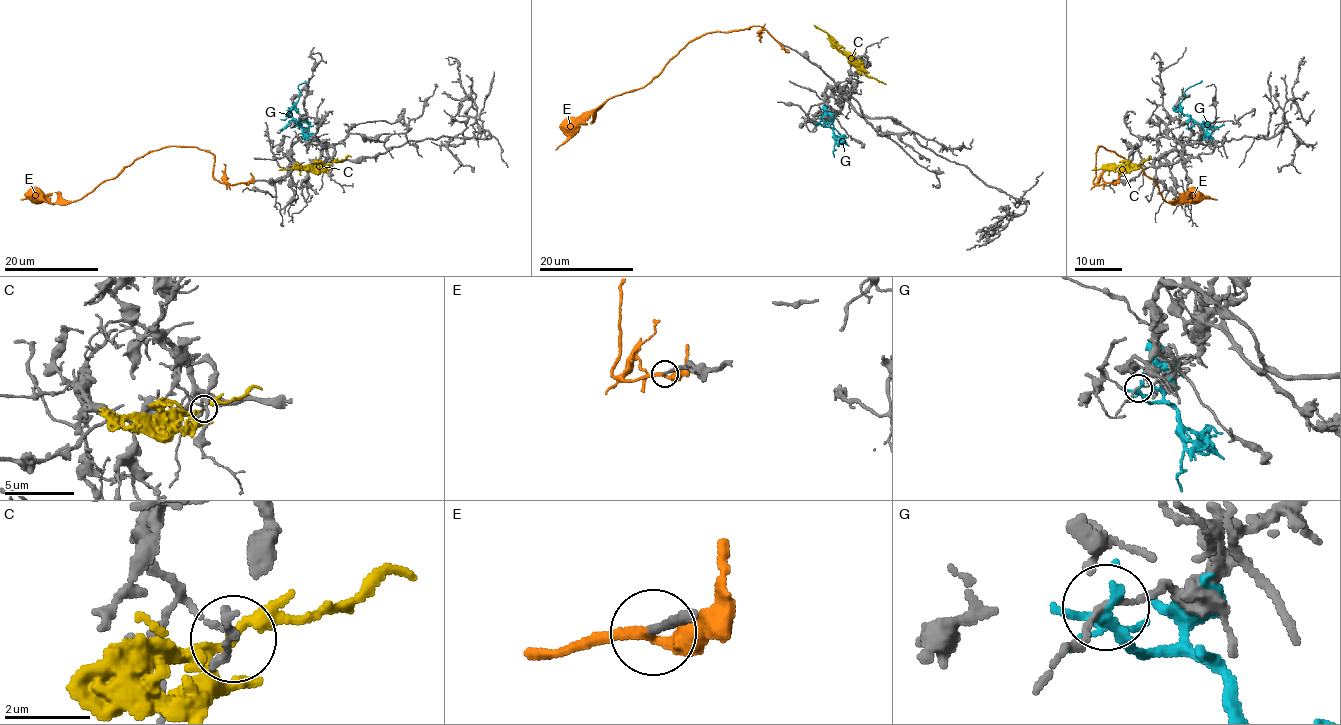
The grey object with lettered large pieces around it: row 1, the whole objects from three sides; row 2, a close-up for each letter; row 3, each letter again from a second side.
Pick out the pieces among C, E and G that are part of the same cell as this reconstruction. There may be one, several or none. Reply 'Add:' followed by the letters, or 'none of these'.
Add: E

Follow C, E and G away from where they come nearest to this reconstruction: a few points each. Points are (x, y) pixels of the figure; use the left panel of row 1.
C: (331, 163), (279, 170)
E: (246, 183), (220, 183), (213, 176), (212, 153), (164, 146), (148, 151), (71, 202), (21, 199)
G: (285, 129), (292, 120), (287, 113), (299, 98), (298, 87), (306, 80)

